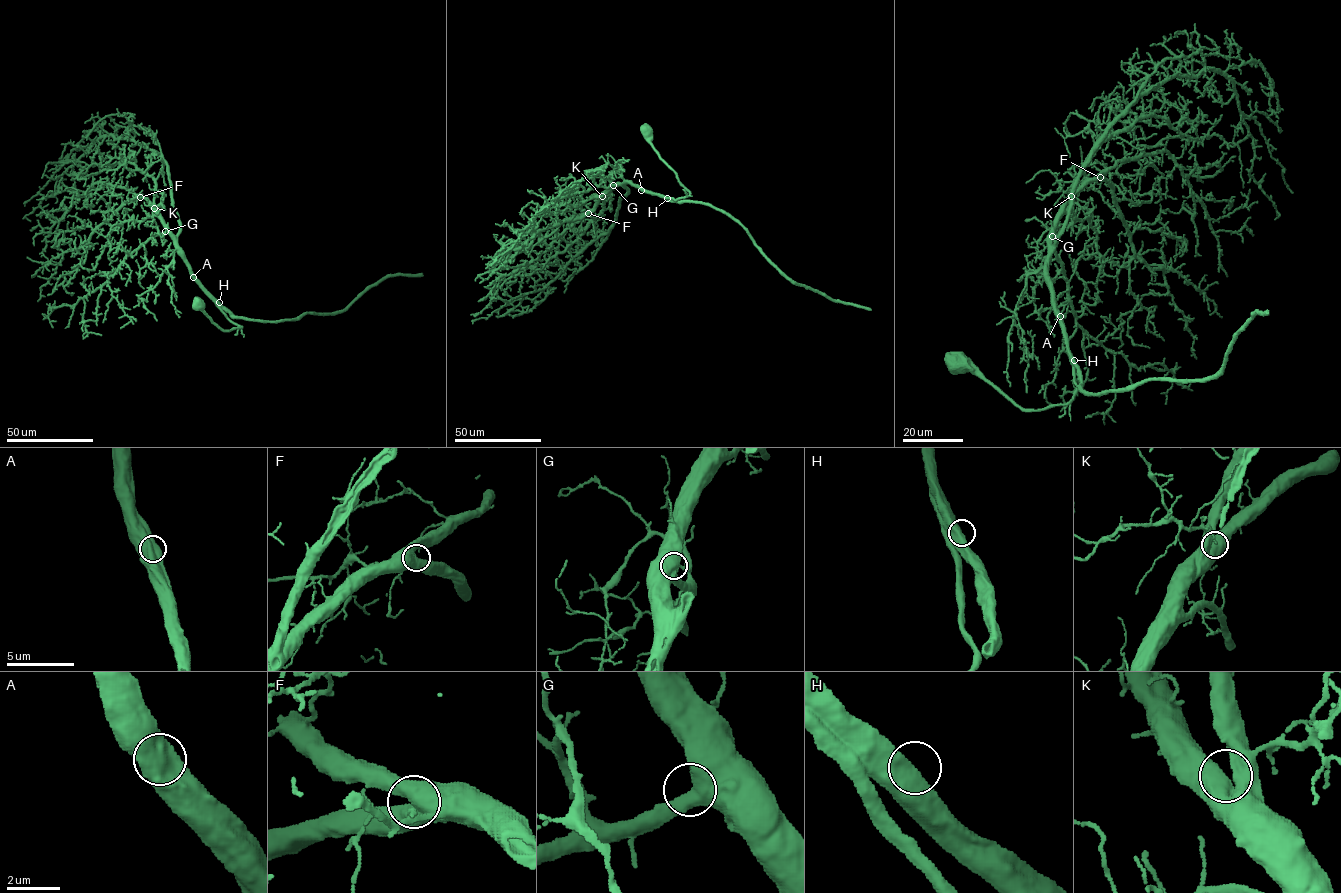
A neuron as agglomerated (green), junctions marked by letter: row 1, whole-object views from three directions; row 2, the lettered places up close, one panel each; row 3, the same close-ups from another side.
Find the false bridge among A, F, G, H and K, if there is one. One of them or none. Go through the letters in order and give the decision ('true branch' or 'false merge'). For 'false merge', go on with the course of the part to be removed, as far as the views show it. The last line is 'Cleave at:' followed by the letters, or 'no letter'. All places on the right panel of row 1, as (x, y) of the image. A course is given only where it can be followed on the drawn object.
A: true branch
F: true branch
G: true branch
H: true branch
K: true branch
Cleave at: no letter

